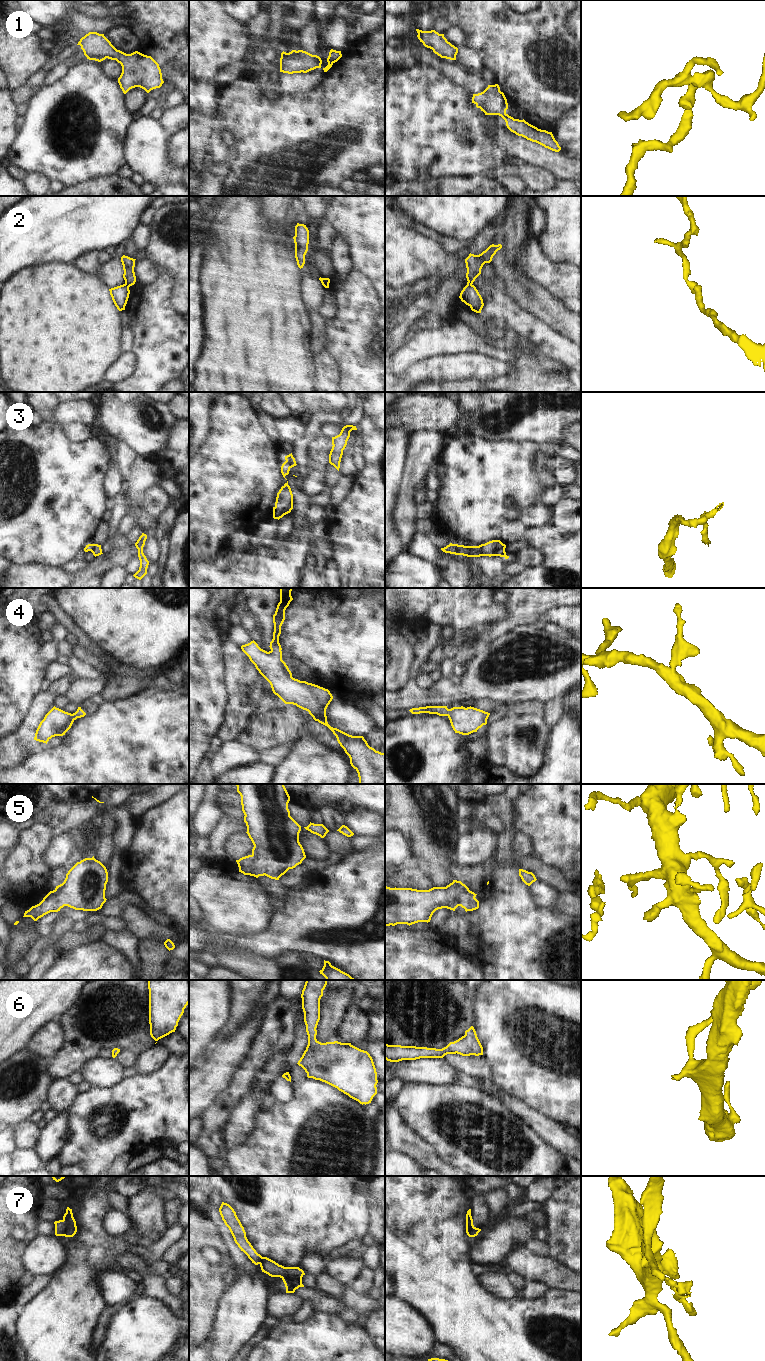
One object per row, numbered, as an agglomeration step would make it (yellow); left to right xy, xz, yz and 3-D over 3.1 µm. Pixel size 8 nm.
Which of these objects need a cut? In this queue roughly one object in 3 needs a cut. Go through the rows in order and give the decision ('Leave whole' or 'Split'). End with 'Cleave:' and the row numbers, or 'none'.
1: Leave whole
2: Split
3: Split
4: Leave whole
5: Leave whole
6: Leave whole
7: Split
Cleave: 2, 3, 7

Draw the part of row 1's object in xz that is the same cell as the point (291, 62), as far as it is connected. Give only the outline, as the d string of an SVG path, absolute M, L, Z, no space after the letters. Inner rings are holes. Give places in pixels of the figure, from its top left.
M292 50L289 53L282 52L280 58L280 72L307 73L316 68L321 68L322 60L317 55L312 55L303 50Z

